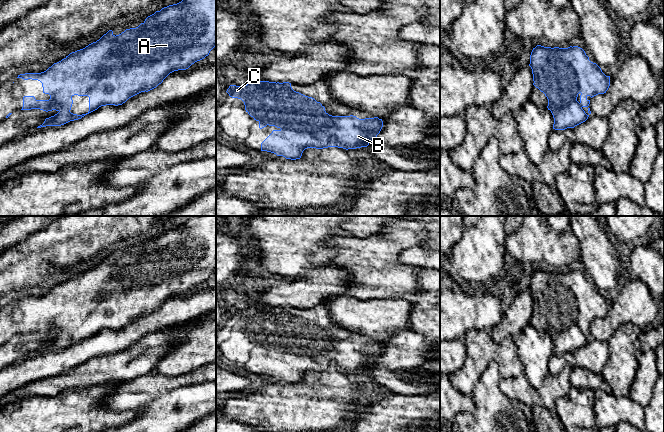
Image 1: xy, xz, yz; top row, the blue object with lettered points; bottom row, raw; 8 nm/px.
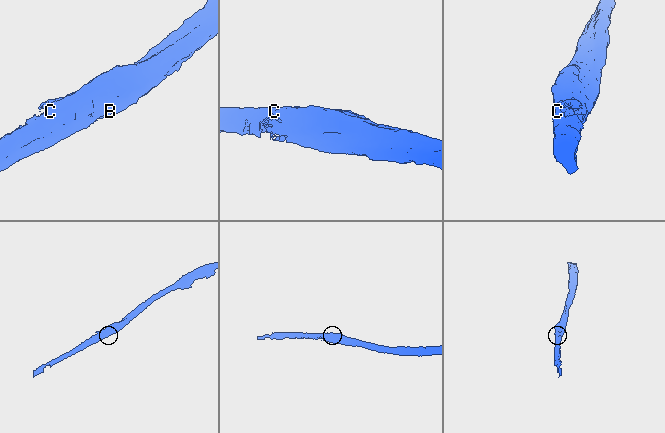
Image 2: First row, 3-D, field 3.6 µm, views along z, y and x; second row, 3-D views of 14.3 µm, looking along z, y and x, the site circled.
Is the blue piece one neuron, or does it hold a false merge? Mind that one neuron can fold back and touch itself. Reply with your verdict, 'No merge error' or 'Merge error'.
No merge error

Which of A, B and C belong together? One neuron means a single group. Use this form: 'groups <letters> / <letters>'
groups A B C

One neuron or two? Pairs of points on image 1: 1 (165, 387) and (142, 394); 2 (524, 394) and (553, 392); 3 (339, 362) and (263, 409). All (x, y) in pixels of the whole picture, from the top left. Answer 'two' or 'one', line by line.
1: one
2: one
3: two

